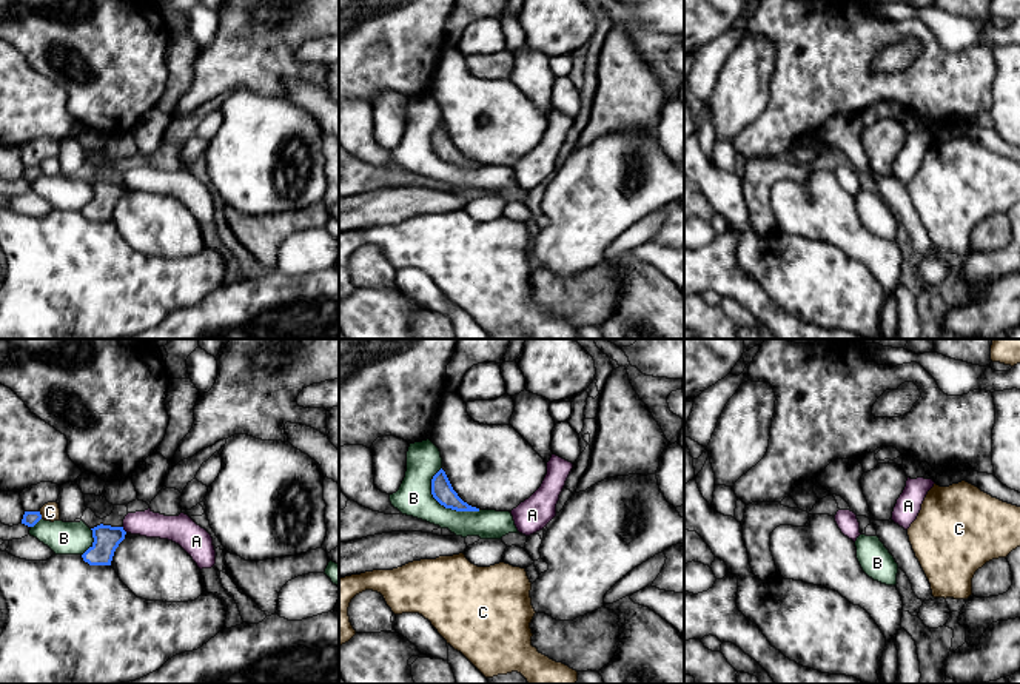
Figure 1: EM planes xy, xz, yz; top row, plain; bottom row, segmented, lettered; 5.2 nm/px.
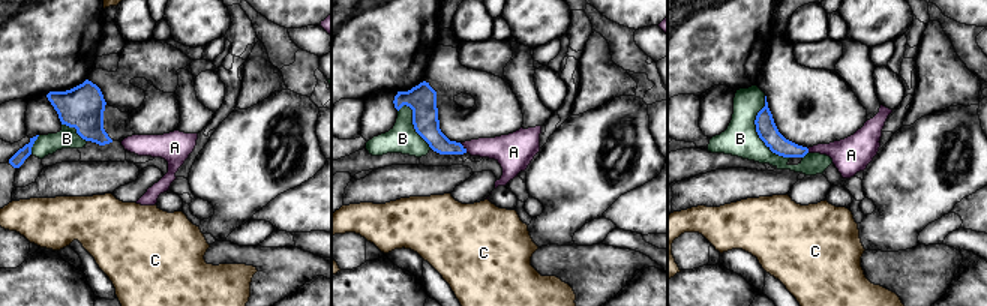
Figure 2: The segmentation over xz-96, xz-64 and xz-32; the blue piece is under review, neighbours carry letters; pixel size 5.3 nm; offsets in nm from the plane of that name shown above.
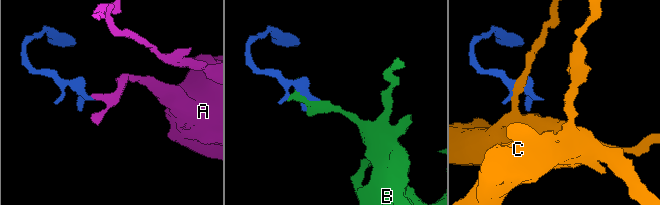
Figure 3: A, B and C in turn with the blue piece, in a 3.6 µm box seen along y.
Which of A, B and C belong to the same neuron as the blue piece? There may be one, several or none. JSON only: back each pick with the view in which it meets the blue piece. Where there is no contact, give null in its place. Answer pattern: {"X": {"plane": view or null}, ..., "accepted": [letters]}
{"accepted": []}

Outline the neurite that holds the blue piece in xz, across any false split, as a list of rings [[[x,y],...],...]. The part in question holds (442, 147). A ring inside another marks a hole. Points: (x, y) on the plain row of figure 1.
[[[442,123],[431,134],[431,149],[445,163],[456,166],[479,166],[479,163],[468,160],[458,151]]]

